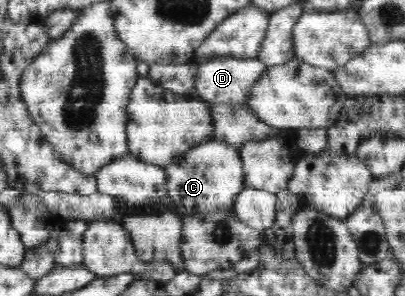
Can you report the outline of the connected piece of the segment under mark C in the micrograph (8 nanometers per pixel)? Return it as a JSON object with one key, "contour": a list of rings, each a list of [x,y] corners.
{"contour":[[[210,139],[195,145],[180,158],[180,161],[165,165],[163,168],[166,176],[167,195],[176,203],[176,209],[180,215],[202,215],[217,210],[231,211],[234,200],[245,186],[239,150],[229,143],[216,139]]]}

